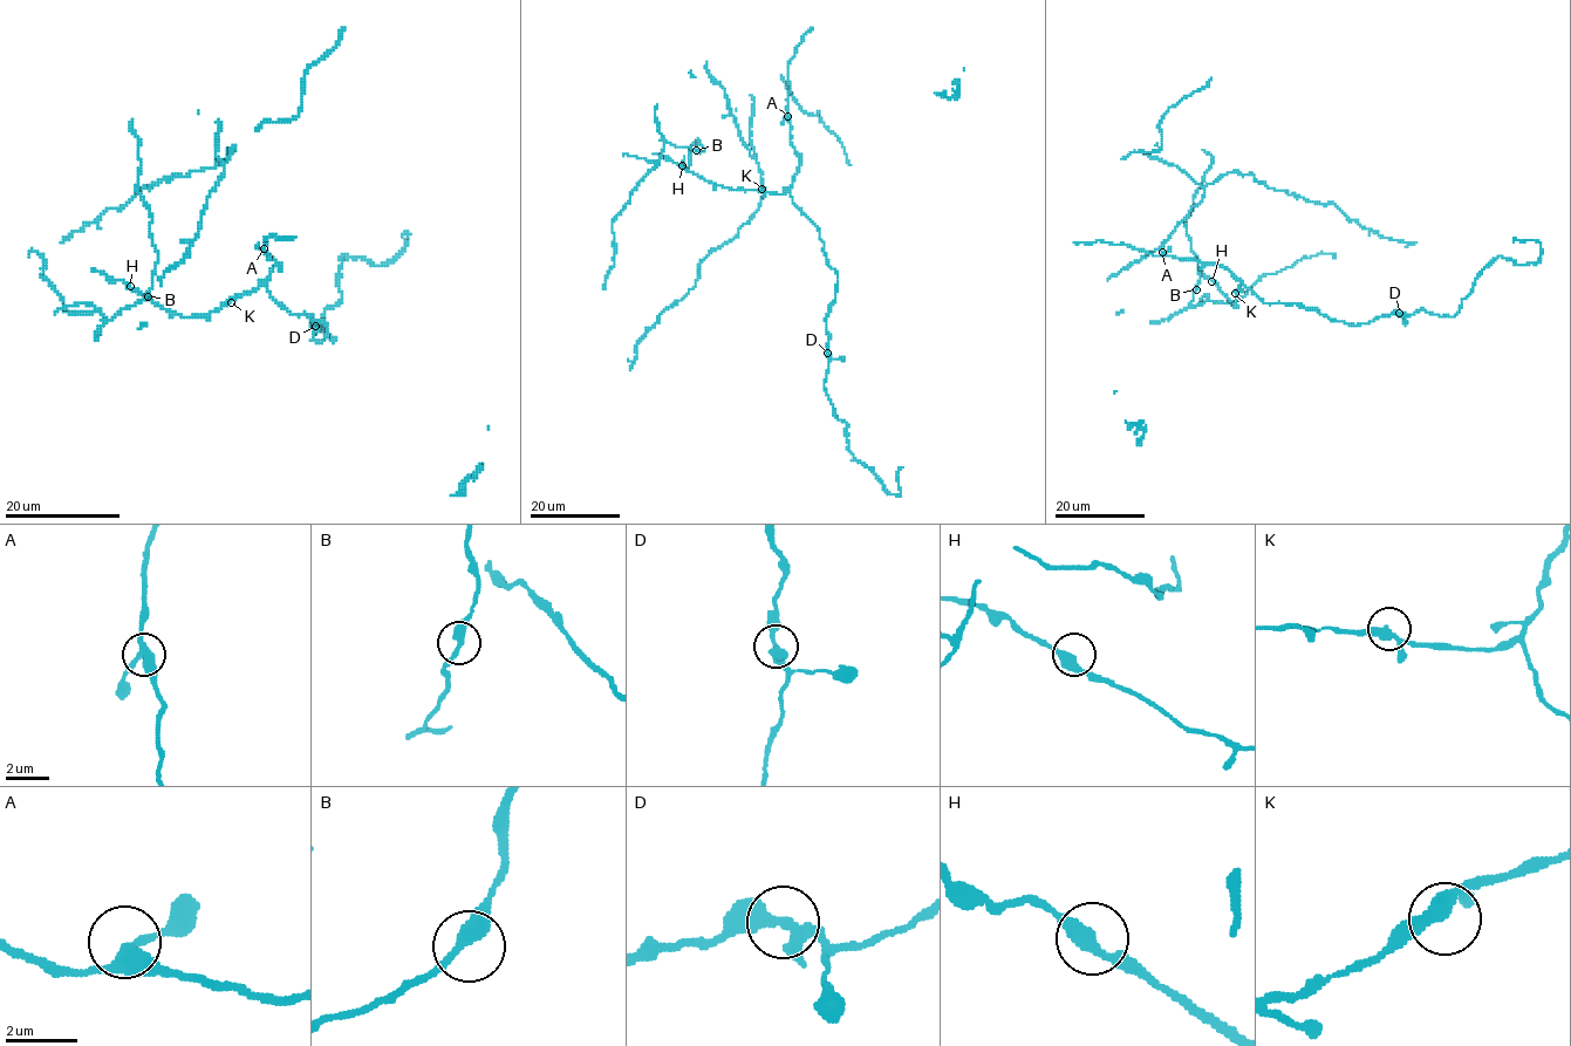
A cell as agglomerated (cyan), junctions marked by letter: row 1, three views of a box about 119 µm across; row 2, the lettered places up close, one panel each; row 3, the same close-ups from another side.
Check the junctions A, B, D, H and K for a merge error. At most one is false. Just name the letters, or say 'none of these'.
none of these

